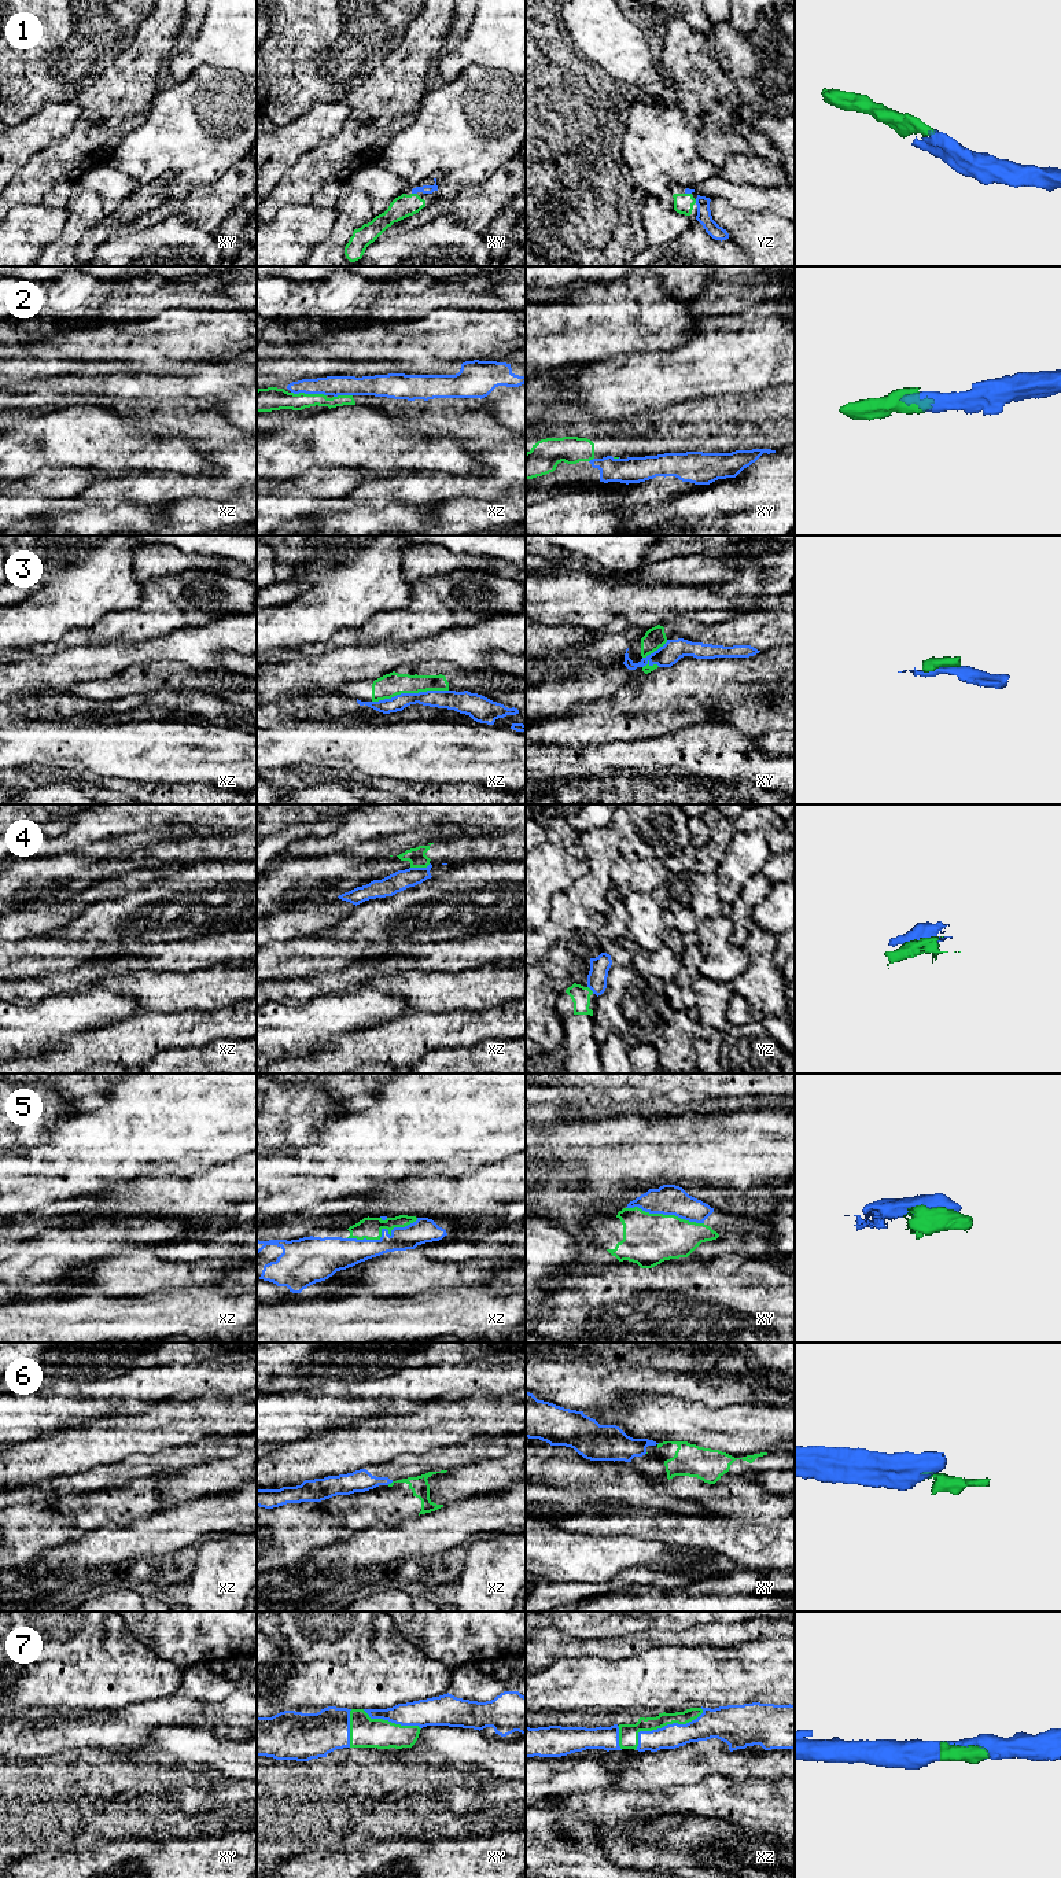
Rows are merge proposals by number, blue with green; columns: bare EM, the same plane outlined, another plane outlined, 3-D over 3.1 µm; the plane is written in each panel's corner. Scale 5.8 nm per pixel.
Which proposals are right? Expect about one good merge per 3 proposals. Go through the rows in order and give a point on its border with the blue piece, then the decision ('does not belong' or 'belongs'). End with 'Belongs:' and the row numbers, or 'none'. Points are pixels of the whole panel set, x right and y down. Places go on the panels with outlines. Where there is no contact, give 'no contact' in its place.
1: contact xy (415, 192); belongs
2: contact xz (309, 393); belongs
3: contact xz (409, 693); does not belong
4: contact xz (420, 868); does not belong
5: contact xz (382, 1232); belongs
6: contact xz (390, 1483); does not belong
7: contact xz (665, 1726); belongs
Belongs: 1, 2, 5, 7

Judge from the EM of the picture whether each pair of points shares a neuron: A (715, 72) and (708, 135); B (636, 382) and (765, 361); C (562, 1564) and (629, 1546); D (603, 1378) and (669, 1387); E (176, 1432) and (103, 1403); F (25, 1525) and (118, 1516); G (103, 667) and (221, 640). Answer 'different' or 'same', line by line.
A: different
B: same
C: same
D: same
E: different
F: same
G: same

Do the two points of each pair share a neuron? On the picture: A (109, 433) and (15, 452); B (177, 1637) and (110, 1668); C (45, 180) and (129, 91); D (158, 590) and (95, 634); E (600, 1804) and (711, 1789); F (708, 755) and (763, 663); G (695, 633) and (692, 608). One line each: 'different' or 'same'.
A: same
B: different
C: same
D: same
E: same
F: different
G: different

